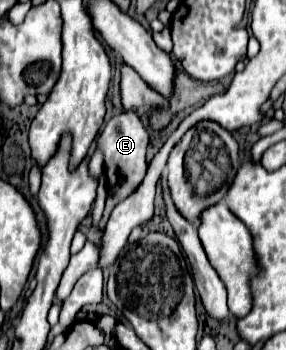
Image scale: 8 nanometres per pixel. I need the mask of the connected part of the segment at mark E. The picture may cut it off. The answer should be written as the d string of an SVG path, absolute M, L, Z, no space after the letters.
M122 112L122 114L116 114L112 120L106 122L106 126L98 138L98 146L104 150L104 166L108 172L108 184L116 190L116 198L106 202L106 210L104 210L104 216L100 220L100 228L104 228L112 208L120 202L120 196L134 192L146 174L146 168L148 168L146 166L148 130L136 112Z

